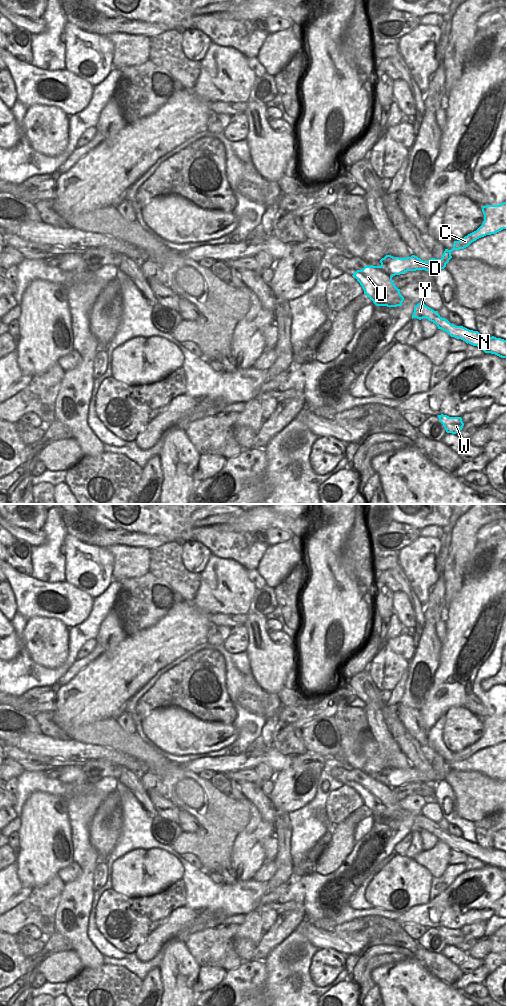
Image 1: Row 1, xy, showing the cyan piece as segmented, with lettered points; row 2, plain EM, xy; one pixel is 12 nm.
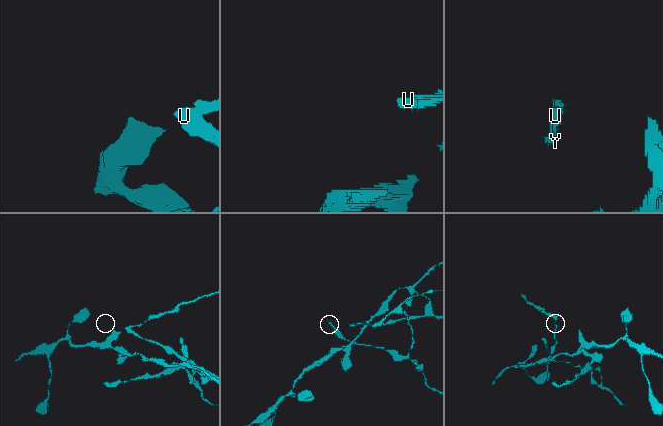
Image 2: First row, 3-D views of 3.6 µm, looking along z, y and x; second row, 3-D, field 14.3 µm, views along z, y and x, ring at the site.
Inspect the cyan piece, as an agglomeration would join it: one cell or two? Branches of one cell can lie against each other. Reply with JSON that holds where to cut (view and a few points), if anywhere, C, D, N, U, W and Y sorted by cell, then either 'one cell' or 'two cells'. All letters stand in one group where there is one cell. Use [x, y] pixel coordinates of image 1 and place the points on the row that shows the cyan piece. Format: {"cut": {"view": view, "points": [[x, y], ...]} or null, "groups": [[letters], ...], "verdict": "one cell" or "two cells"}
{"cut": {"view": "xy", "points": [[374, 266], [392, 276]]}, "groups": [["C", "D"], ["N", "U", "W", "Y"]], "verdict": "two cells"}

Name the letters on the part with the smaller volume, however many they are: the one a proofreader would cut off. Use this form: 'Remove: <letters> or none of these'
Remove: C, D

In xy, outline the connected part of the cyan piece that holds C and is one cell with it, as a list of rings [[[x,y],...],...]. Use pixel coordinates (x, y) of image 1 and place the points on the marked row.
[[[507,200],[499,205],[486,205],[482,207],[484,221],[474,232],[468,234],[459,241],[454,241],[451,250],[445,249],[441,259],[432,258],[423,261],[415,255],[406,258],[393,257],[386,255],[380,260],[381,265],[375,268],[392,276],[403,274],[407,271],[425,270],[436,273],[444,269],[452,258],[453,250],[464,249],[472,242],[486,235],[495,234],[503,229],[507,229]]]

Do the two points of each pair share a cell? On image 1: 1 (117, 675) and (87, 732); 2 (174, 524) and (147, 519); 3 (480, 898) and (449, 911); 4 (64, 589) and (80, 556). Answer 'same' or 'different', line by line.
1: different
2: same
3: same
4: different

